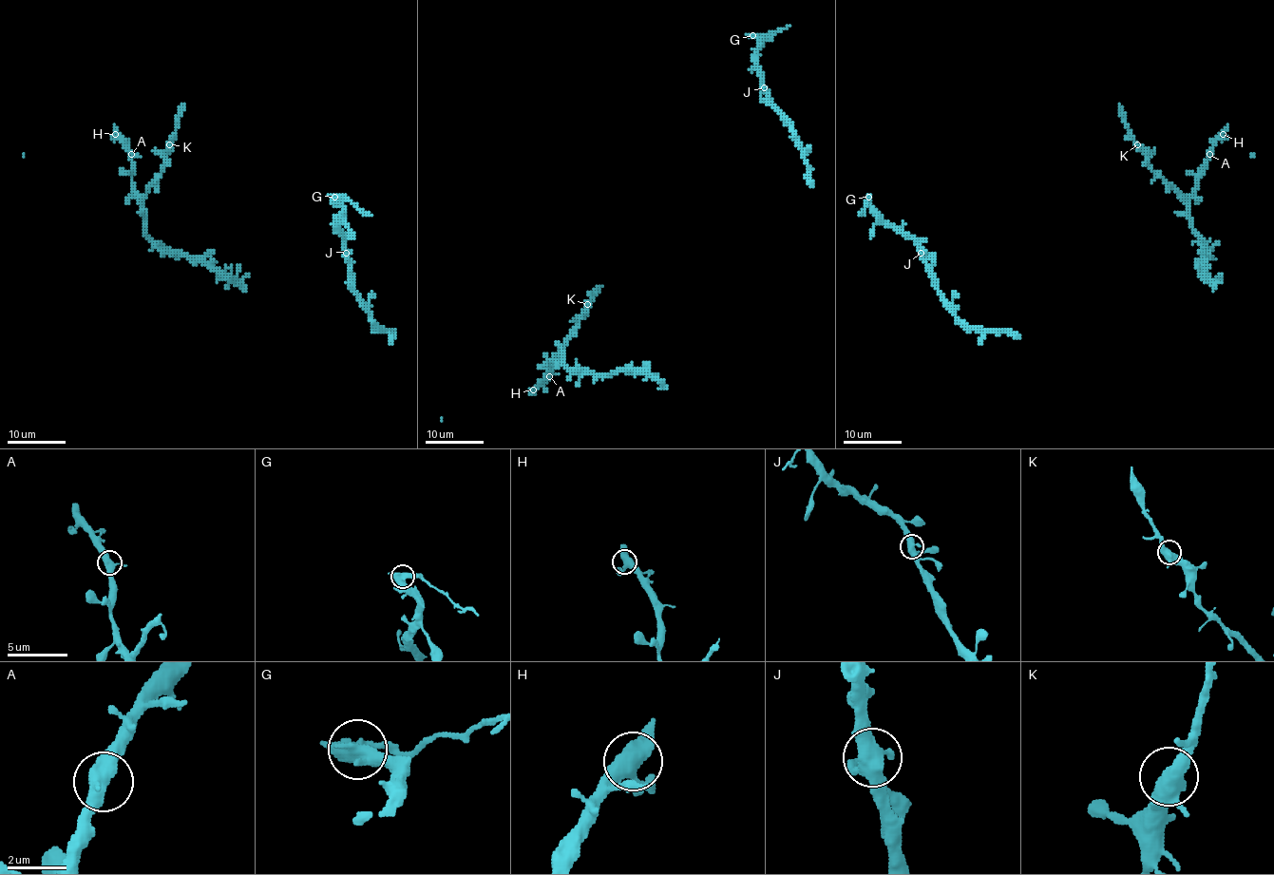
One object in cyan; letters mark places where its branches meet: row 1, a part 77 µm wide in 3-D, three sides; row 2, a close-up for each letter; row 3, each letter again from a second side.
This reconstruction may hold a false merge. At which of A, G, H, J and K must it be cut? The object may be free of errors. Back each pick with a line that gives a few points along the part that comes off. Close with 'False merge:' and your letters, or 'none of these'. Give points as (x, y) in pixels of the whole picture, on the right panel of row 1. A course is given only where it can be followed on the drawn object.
G: Course of the part to remove: (868, 197), (858, 216)
False merge: G

